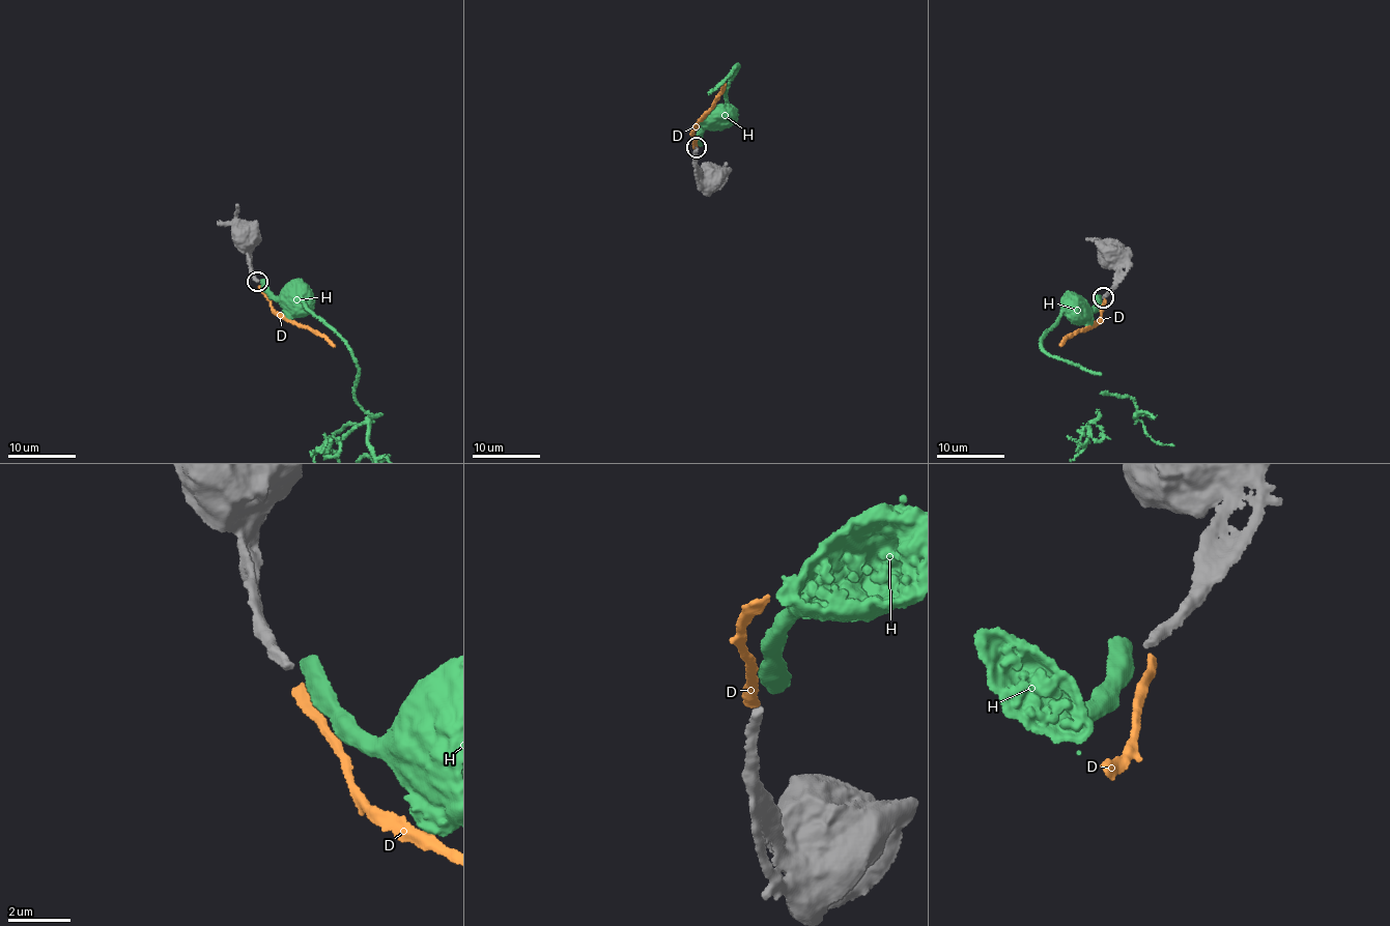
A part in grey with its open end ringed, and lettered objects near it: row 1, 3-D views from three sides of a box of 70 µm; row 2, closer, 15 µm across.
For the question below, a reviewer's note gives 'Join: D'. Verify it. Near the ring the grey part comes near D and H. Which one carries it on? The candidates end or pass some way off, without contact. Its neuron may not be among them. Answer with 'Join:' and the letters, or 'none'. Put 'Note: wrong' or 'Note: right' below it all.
Join: D
Note: right

